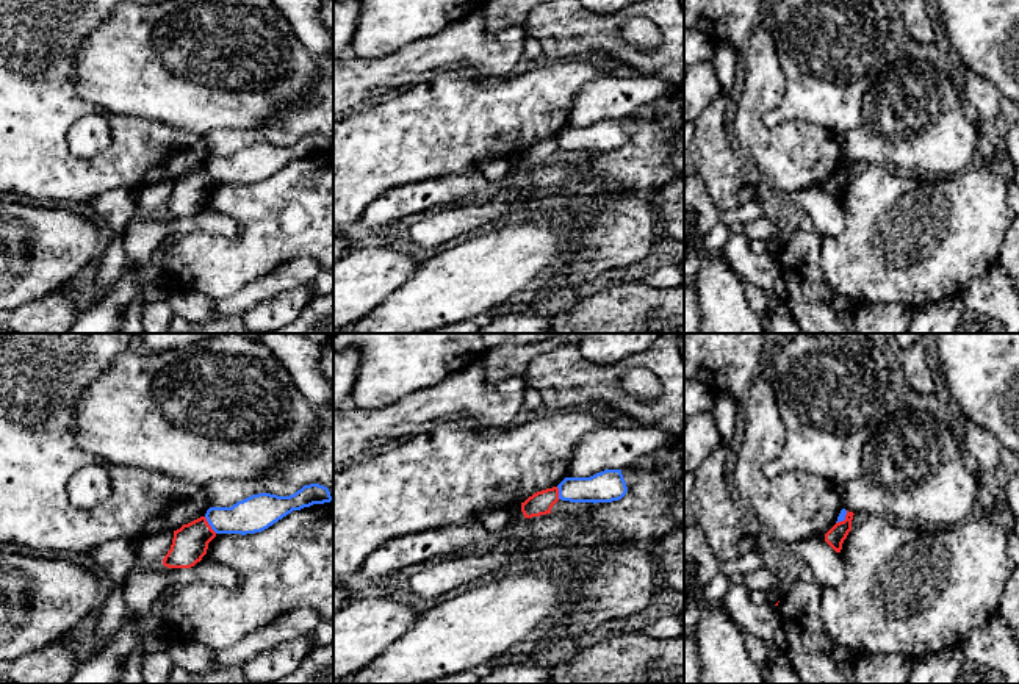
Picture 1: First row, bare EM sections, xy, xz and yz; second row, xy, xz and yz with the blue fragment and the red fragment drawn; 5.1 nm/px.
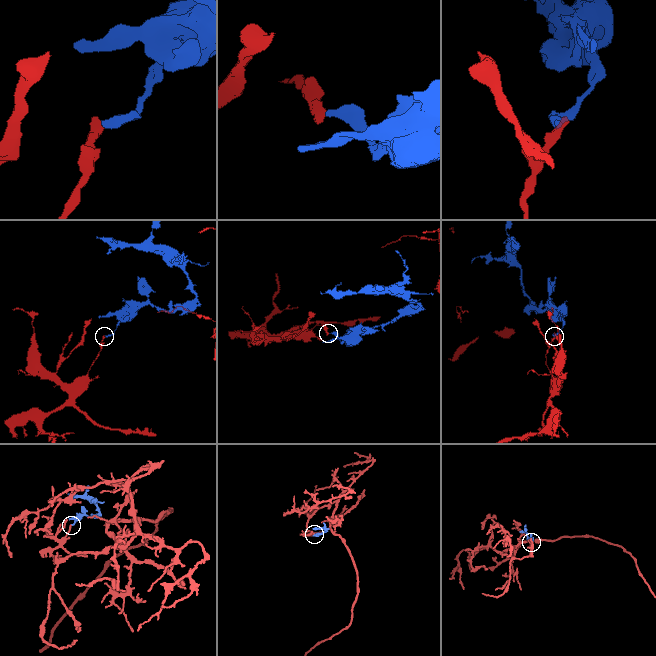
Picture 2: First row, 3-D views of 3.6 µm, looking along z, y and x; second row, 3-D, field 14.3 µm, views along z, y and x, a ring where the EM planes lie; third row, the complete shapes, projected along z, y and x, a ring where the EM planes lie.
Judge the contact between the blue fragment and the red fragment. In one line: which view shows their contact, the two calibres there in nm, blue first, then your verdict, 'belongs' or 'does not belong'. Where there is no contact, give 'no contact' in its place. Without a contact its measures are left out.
meets blue in xy; 190 nm thick on the blue side, 190 nm on the other; does not belong

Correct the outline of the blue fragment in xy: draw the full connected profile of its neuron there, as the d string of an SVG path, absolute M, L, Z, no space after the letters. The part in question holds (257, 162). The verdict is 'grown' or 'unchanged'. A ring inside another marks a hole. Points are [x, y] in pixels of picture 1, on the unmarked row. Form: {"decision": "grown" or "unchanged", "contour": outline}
{"decision": "unchanged", "contour": "M310 133L290 146L258 142L238 150L232 157L210 157L205 167L216 183L246 185L268 178L293 160L330 150L327 136Z"}

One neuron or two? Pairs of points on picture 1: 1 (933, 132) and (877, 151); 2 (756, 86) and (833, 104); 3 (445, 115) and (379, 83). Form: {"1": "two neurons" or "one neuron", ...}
{"1": "one neuron", "2": "two neurons", "3": "two neurons"}

